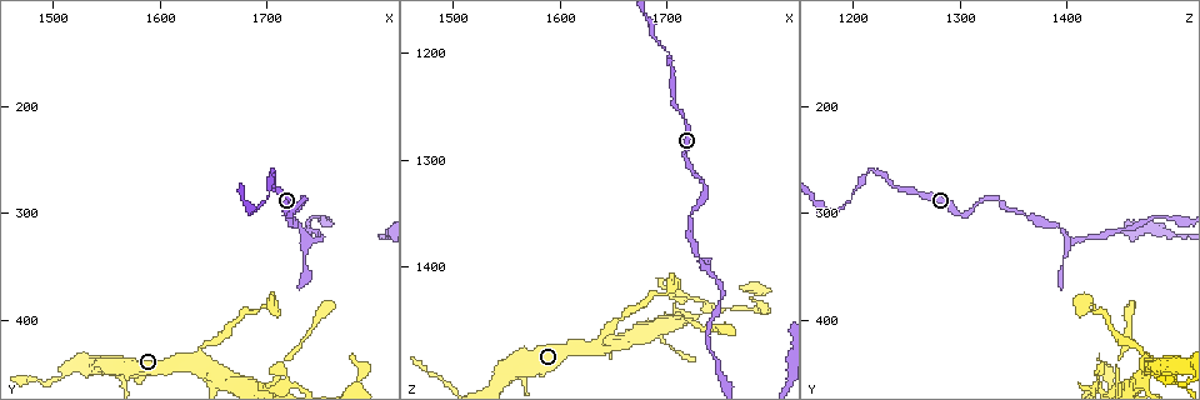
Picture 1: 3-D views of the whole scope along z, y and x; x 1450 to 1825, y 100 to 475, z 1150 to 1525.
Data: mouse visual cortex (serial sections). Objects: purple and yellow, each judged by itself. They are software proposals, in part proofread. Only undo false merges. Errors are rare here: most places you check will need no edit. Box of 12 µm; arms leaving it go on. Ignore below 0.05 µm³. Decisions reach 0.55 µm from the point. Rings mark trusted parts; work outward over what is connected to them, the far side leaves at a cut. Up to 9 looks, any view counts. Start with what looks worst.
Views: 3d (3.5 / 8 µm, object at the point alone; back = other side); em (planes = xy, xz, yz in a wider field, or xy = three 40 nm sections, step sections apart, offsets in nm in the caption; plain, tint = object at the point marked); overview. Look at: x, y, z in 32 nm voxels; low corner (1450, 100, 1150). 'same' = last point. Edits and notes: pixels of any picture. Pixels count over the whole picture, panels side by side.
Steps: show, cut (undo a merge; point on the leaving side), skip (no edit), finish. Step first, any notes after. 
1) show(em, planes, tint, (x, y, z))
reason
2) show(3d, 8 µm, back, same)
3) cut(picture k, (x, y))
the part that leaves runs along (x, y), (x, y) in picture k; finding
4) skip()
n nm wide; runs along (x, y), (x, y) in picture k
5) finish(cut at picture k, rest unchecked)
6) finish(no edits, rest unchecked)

show(3d, 3.5 µm, (1704, 260, 1218))
abrupt turn

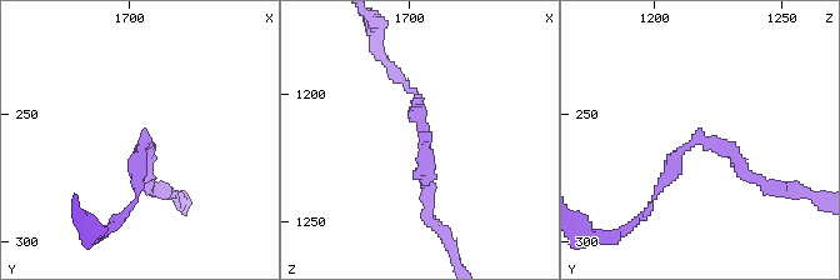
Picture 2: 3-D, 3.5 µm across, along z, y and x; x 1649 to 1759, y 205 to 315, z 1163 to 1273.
show(em, xy, step 5, tint, (1706, 261, 1218))
arms of 150, 150 nm; shape alone is not enough

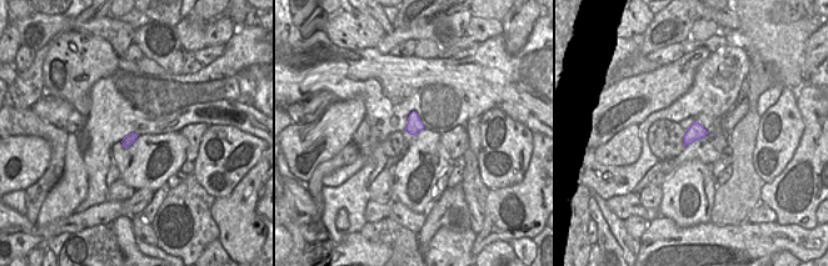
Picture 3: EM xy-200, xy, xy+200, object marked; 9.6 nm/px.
skip()
150 nm wide; runs along (428, 208), (424, 124), (413, 91) in picture 2; continuous, no second cell

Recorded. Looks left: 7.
show(3d, 3.5 µm, (1630, 442, 1476))
narrows sharply

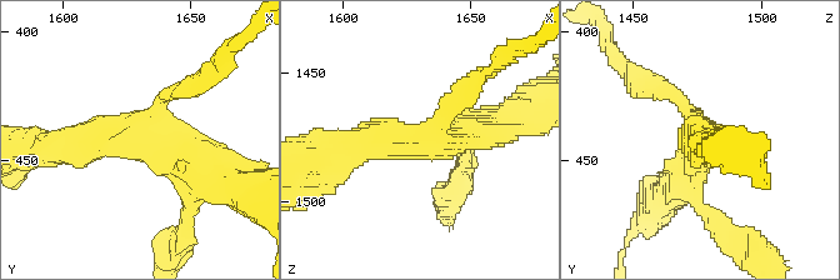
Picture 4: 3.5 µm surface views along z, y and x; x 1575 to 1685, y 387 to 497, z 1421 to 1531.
show(em, planes, tint, (1629, 442, 1478))

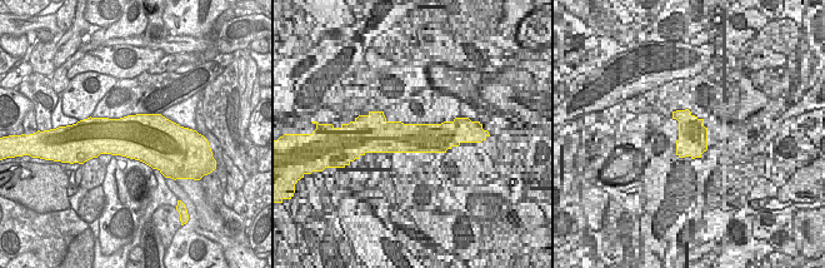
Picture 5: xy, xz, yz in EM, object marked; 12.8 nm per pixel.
skip()
arms of 150, 400, 450 nm; runs along (56, 145), (145, 141), (210, 176) in picture 4; one cell here

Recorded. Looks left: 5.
show(3d, 3.5 µm, (1716, 442, 1448))

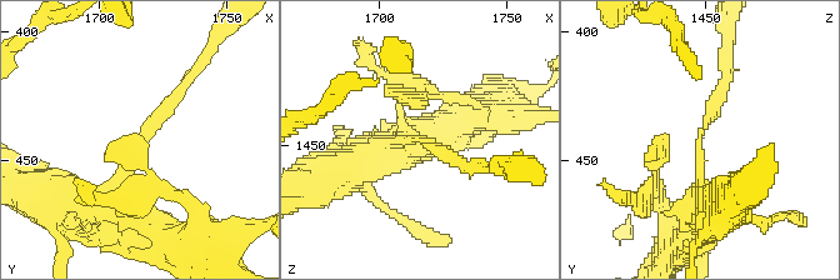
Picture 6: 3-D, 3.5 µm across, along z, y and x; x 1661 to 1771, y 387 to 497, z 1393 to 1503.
show(em, xy, step 1, tint, (1717, 441, 1448))

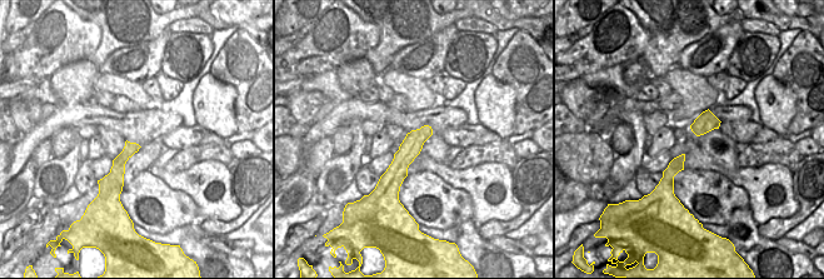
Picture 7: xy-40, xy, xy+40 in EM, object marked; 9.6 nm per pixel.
show(em, xy, step 2, tint, same)
cut it another way

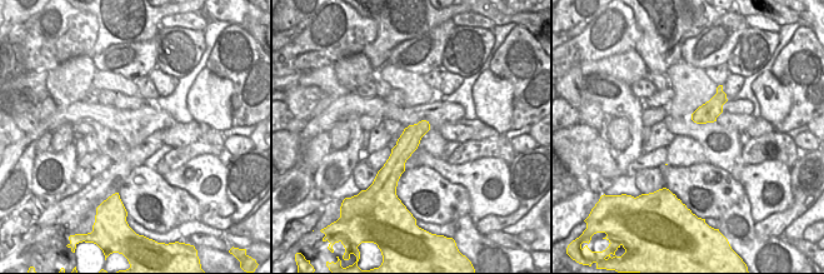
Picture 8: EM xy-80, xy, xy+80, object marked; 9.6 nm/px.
skip()
arms of 200, 250 nm; runs along (118, 210), (121, 169), (190, 76) in picture 6; one cell here

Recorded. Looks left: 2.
show(3d, 3.5 µm, (1738, 288, 1328))
sharp bend

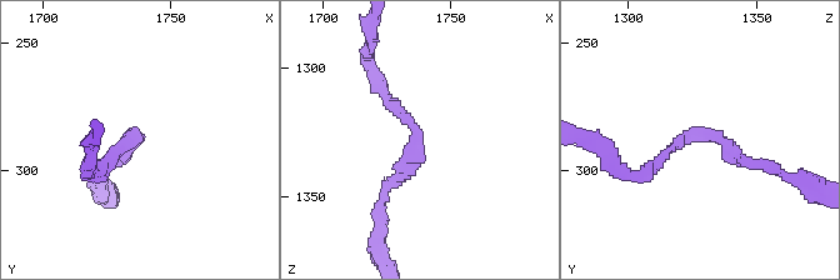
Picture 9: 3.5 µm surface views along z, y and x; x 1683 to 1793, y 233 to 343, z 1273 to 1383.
show(em, xy, step 1, tint, (1736, 286, 1326))

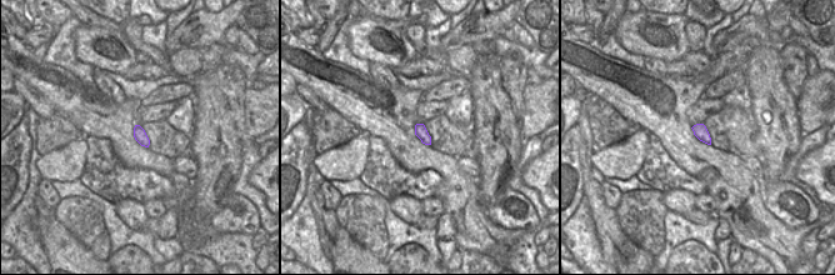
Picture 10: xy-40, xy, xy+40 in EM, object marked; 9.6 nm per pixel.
skip()
runs along (639, 175), (694, 133), (754, 163) in picture 9; one cell here

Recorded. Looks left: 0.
finish(no edits, rest unchecked)

